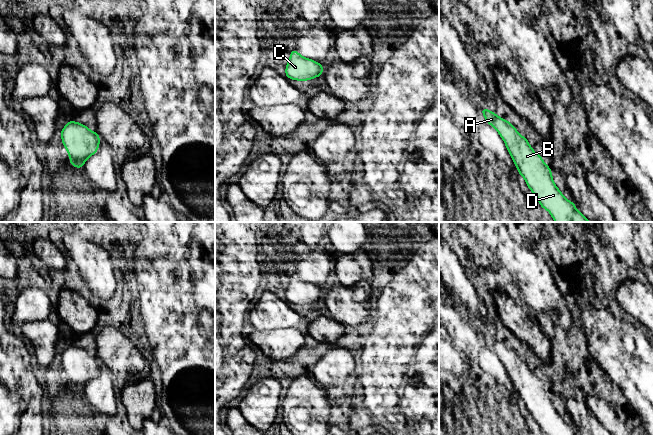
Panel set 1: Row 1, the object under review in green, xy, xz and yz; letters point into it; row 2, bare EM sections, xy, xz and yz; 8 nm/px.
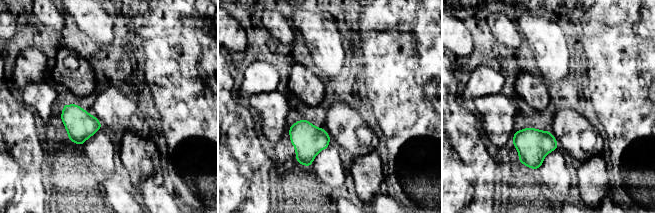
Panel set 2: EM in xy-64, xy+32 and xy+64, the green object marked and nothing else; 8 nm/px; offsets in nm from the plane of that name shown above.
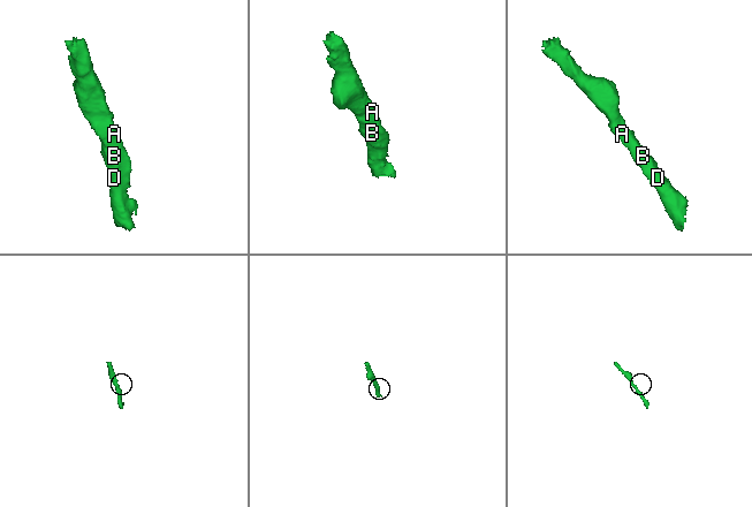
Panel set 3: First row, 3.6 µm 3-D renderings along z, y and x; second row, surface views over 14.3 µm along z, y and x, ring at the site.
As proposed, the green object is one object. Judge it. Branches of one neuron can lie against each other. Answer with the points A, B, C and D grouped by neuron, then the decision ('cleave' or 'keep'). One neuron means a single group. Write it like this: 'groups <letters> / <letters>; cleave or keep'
groups A B C D; keep

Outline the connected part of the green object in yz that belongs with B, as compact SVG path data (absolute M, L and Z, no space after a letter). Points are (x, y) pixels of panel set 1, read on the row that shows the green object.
M482 108L485 120L494 127L507 147L519 174L525 179L528 188L539 200L555 222L591 222L567 200L555 185L551 168L529 145L528 140L518 133L507 120L500 118L489 109Z

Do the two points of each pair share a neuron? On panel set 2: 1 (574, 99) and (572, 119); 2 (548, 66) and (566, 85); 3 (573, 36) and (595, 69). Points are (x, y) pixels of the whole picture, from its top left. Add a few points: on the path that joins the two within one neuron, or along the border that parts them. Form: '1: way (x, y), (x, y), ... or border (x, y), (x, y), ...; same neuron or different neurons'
1: border (575, 109), (560, 108), (555, 113), (552, 121); different neurons
2: border (569, 71), (555, 85); different neurons
3: way (584, 34), (595, 45), (595, 58); same neuron

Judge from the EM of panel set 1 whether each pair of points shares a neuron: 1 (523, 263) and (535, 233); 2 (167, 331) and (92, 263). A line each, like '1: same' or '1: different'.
1: different
2: different

